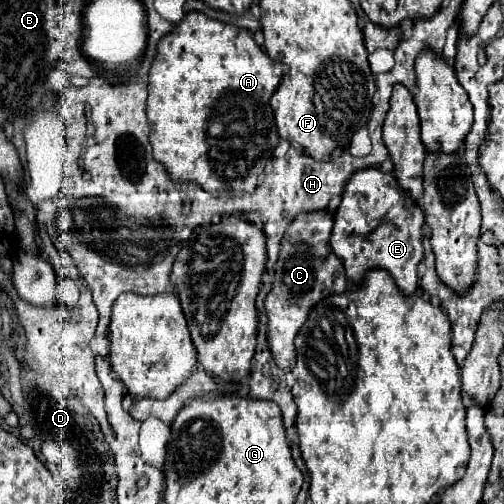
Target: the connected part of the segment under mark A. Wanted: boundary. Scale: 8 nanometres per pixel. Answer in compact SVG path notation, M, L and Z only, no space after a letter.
M192 11L186 13L186 17L180 21L180 25L176 25L172 29L172 33L160 41L158 45L158 55L150 67L150 85L148 85L148 123L150 123L150 143L154 149L154 157L166 167L168 175L178 181L178 183L194 183L196 187L212 193L212 195L220 195L220 193L228 193L228 191L252 191L252 183L260 181L264 175L264 169L268 165L268 161L274 157L274 151L278 147L278 129L274 123L274 113L270 107L270 97L276 91L276 87L282 81L282 67L270 59L266 55L266 51L262 51L252 33L246 29L238 29L214 19L208 19L206 15Z

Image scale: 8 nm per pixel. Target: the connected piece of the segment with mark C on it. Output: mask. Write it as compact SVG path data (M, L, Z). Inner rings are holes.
M302 213L296 217L282 239L280 257L274 273L274 287L266 297L266 315L268 315L268 347L276 365L284 371L292 369L296 347L294 339L302 329L310 309L324 297L332 293L346 291L346 273L342 261L330 249L330 231L332 215L322 213Z

